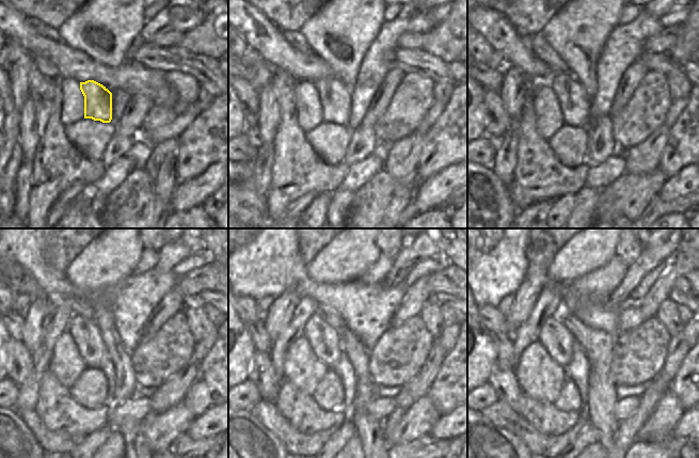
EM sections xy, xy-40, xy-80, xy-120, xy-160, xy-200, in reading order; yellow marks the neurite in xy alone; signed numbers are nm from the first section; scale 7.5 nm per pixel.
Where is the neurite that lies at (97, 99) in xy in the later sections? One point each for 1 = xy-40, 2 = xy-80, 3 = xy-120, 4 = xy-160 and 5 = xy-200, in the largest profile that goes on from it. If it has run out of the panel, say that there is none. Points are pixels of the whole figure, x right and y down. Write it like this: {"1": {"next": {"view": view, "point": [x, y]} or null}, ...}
{"1": {"next": {"view": "xy-40", "point": [335, 98]}}, "2": {"next": {"view": "xy-80", "point": [574, 104]}}, "3": {"next": {"view": "xy-120", "point": [85, 333]}}, "4": {"next": {"view": "xy-160", "point": [324, 341]}}, "5": {"next": {"view": "xy-200", "point": [558, 342]}}}

